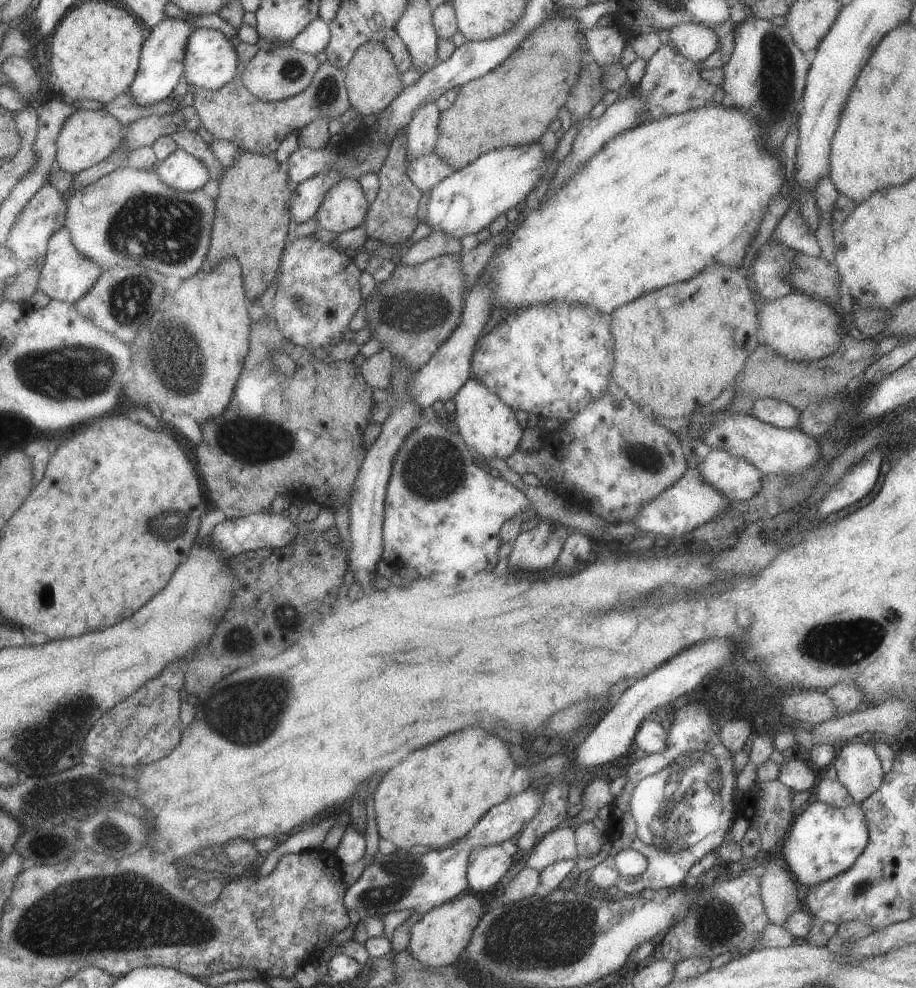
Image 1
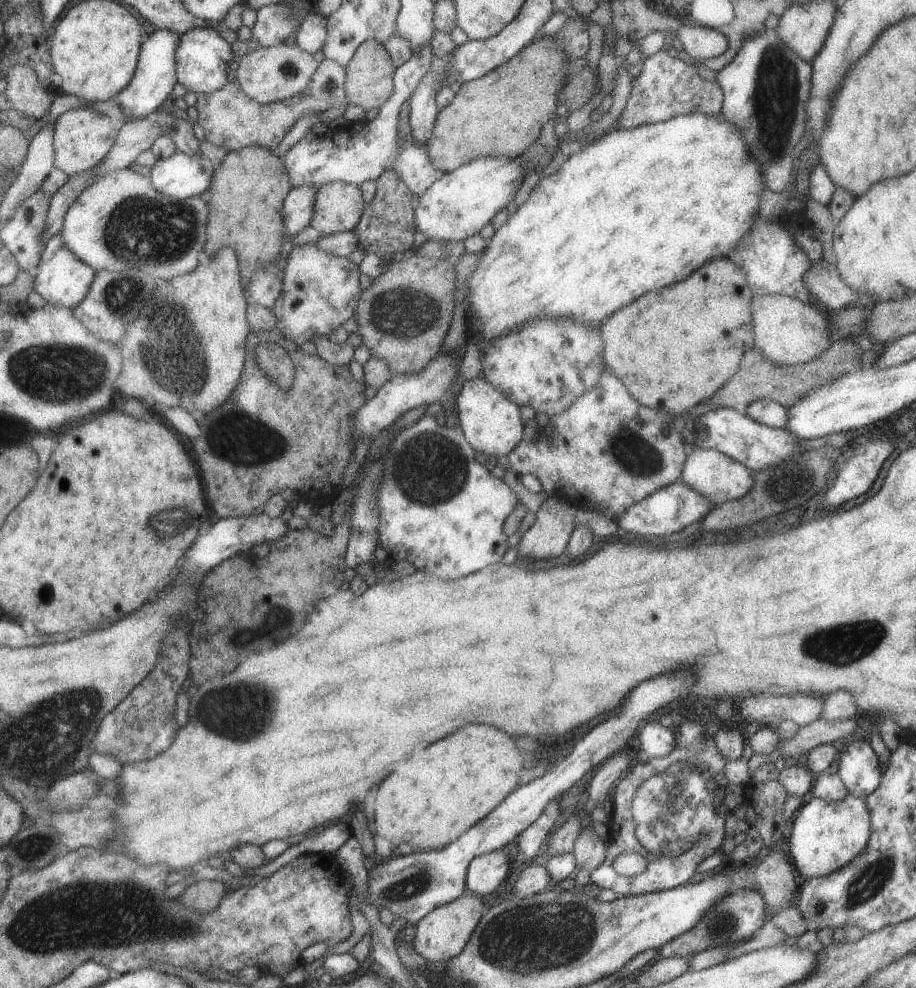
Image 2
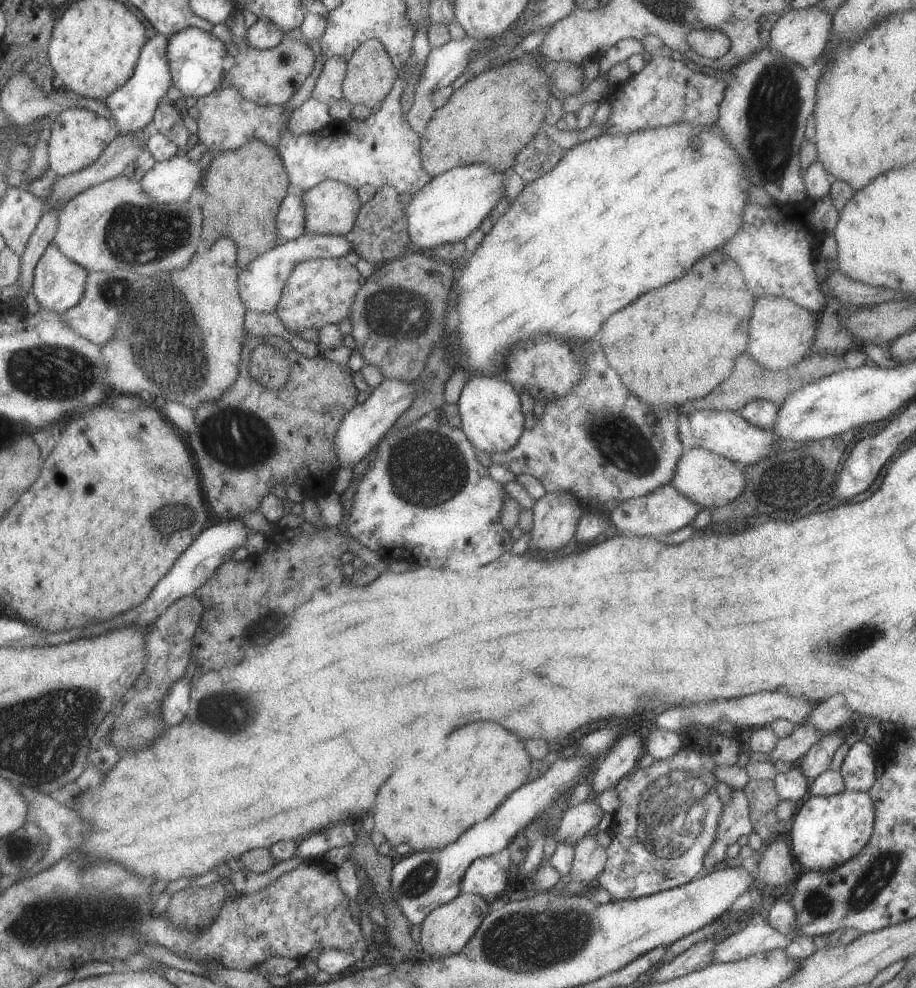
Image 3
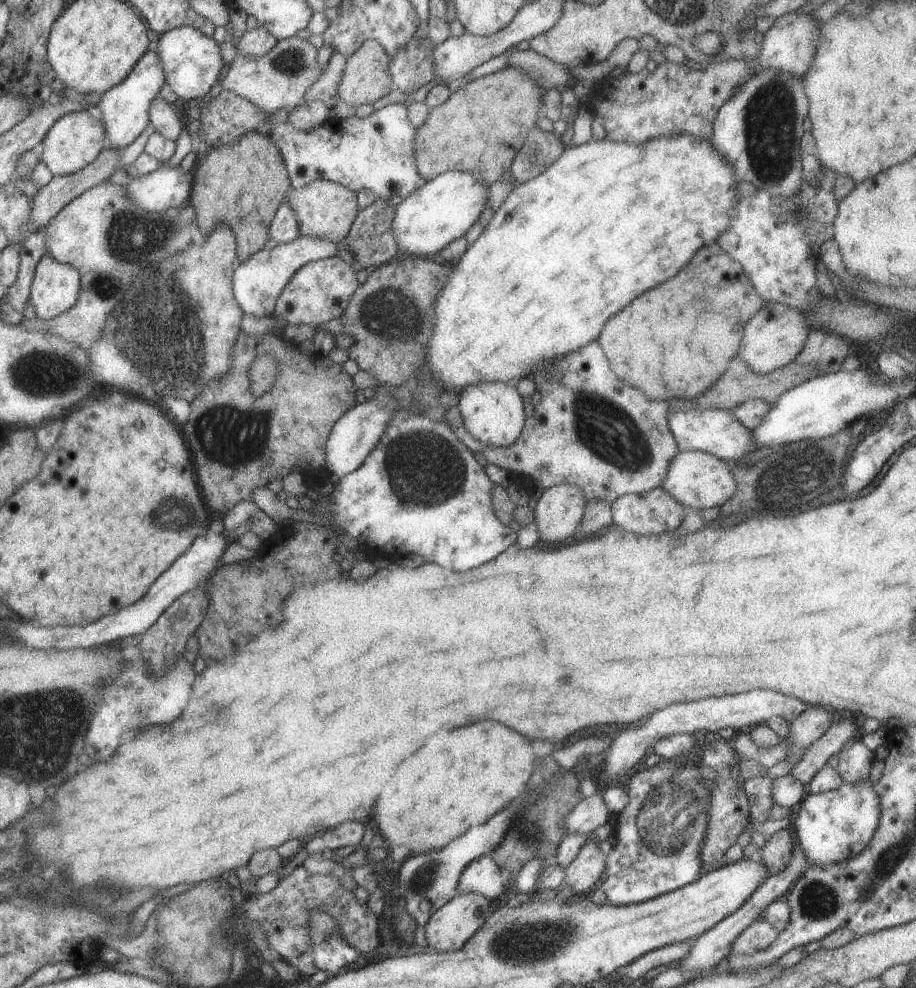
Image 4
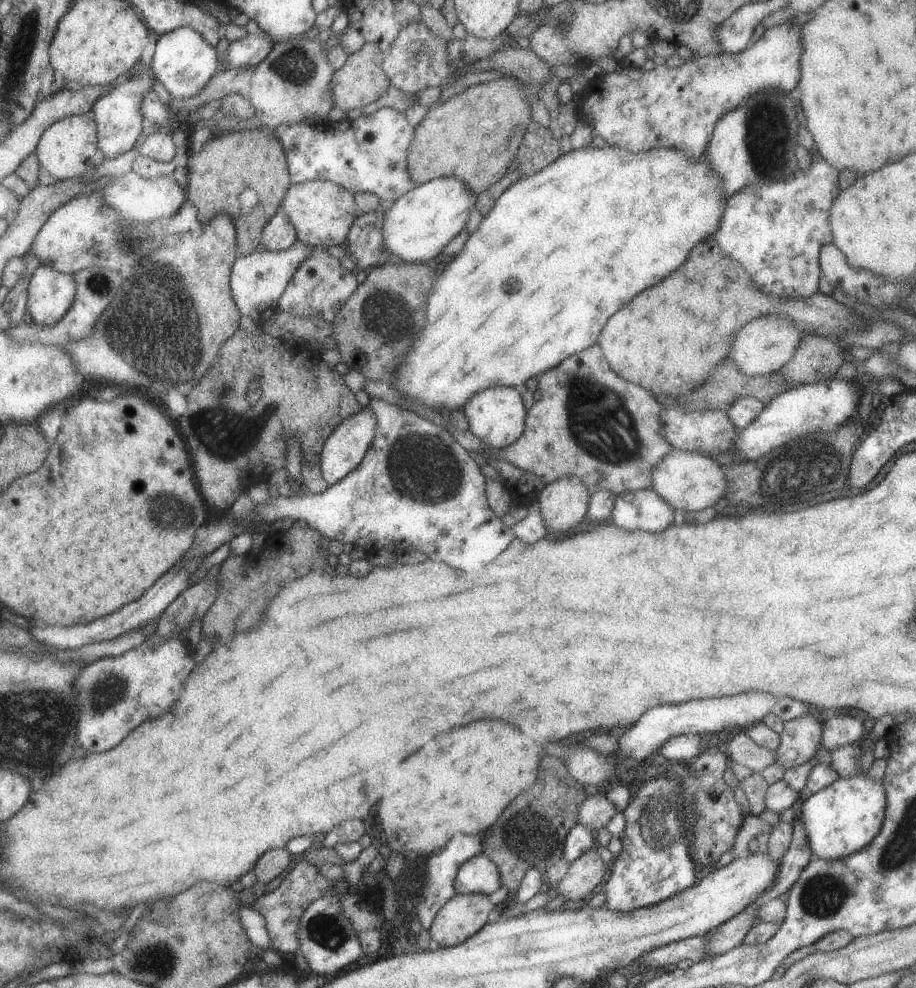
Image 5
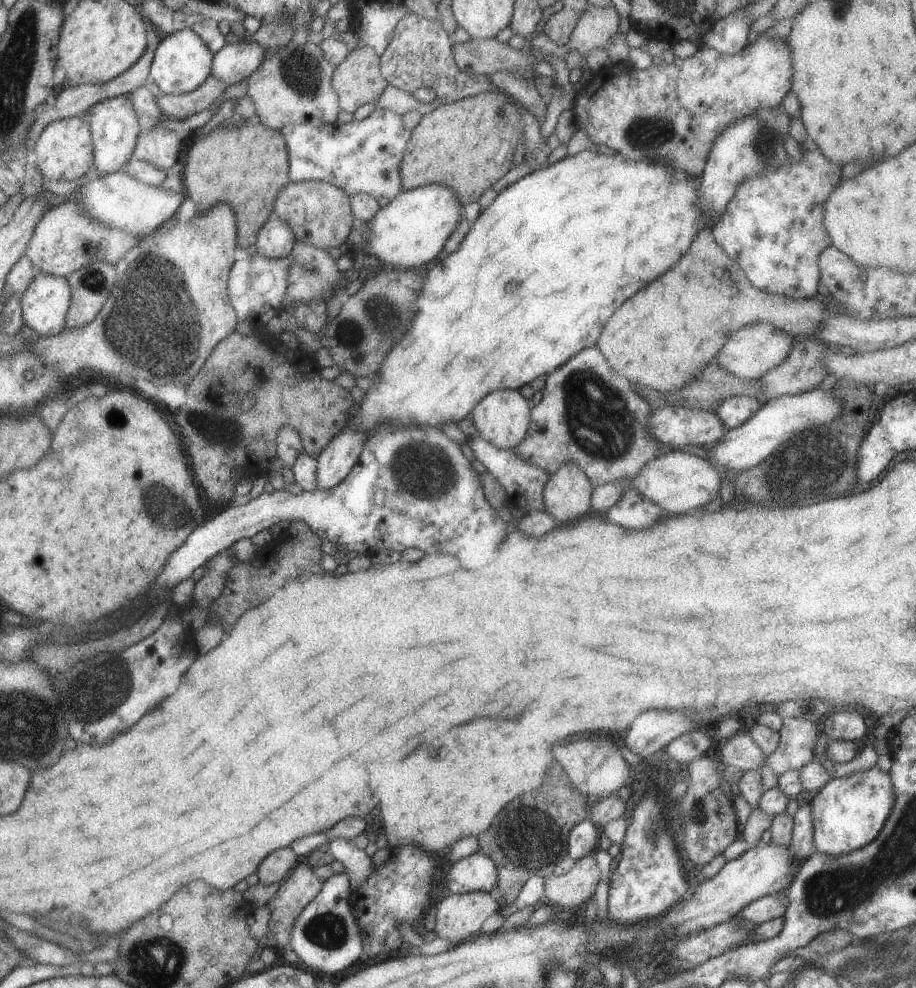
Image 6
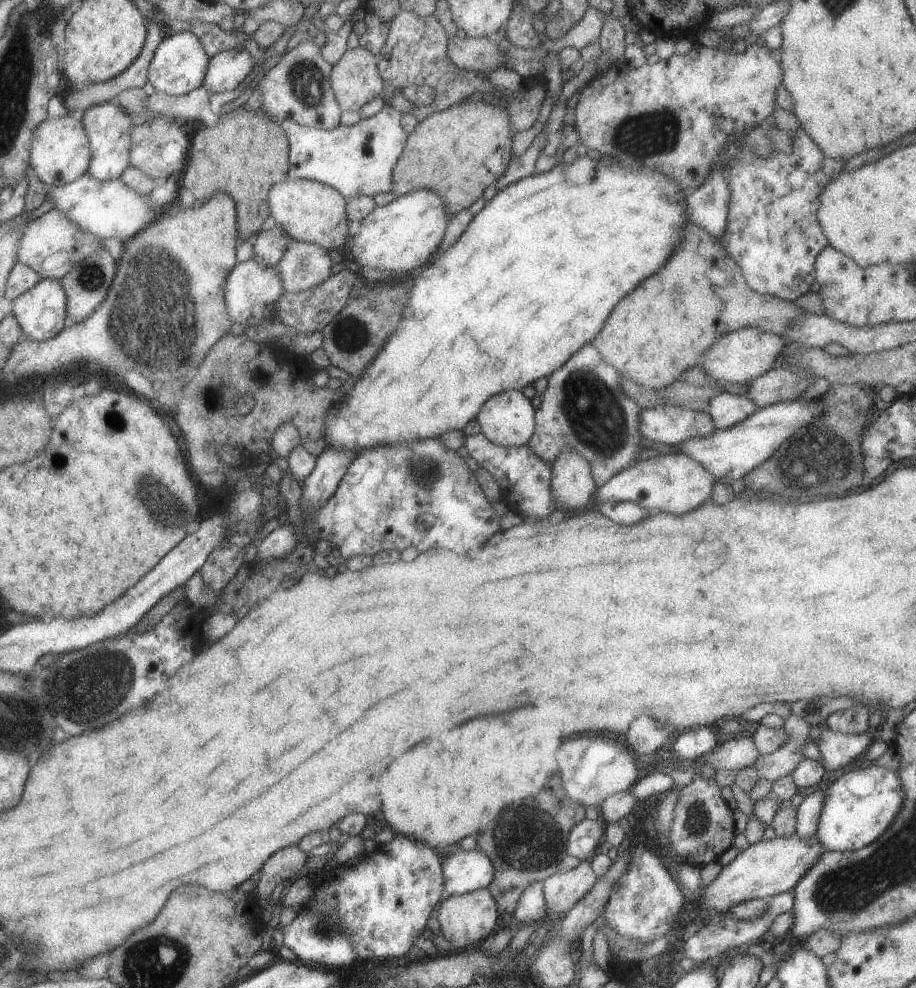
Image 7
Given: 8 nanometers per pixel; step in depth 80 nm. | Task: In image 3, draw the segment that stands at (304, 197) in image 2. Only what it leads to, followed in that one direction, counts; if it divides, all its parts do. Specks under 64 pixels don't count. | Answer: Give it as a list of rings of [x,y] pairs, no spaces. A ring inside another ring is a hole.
[[[288,194],[281,201],[276,214],[276,231],[283,241],[296,239],[304,232],[302,194]]]

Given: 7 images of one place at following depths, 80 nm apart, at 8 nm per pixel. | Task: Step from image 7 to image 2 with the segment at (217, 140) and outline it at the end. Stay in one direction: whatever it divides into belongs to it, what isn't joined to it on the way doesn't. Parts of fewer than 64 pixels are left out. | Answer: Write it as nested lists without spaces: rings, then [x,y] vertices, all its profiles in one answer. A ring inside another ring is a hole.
[[[260,146],[243,147],[236,151],[229,151],[220,162],[220,168],[212,174],[212,182],[207,188],[211,196],[206,202],[208,221],[205,254],[211,258],[220,248],[233,249],[236,252],[243,287],[250,282],[256,271],[261,271],[279,256],[279,248],[281,248],[282,240],[285,237],[282,202],[290,187],[290,178],[282,159],[275,156],[275,153],[269,149]]]

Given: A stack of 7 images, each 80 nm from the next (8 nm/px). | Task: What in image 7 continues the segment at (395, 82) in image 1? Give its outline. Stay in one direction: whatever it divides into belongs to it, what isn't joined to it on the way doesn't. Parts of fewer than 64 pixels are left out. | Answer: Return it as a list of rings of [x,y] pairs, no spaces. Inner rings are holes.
[[[360,45],[357,48],[345,50],[341,58],[332,65],[329,84],[337,105],[342,112],[359,112],[364,104],[376,97],[381,97],[381,93],[385,87],[384,81],[379,76],[376,68],[375,56]]]

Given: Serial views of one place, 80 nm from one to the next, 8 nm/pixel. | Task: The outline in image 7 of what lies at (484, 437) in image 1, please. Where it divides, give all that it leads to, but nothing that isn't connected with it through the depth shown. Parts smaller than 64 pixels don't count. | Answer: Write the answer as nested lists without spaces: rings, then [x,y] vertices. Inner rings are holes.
[[[505,391],[481,404],[475,421],[483,434],[492,444],[508,448],[526,445],[535,426],[536,401],[528,400],[521,391]]]

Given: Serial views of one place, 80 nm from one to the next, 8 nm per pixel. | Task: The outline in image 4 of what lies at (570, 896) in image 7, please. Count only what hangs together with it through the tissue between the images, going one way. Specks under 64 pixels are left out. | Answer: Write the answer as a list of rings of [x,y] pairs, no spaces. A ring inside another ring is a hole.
[[[589,835],[575,858],[564,869],[564,881],[571,887],[573,897],[586,896],[599,885],[603,870],[604,854],[597,847],[597,840]]]

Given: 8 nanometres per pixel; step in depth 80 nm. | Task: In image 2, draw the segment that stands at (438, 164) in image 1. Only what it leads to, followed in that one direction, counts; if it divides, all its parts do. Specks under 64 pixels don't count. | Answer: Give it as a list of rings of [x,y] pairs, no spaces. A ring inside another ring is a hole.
[[[425,45],[413,51],[406,63],[396,67],[392,80],[393,92],[380,106],[379,113],[373,120],[336,123],[331,125],[320,139],[307,140],[303,137],[290,146],[282,157],[282,163],[290,178],[290,186],[315,185],[320,187],[331,181],[343,181],[359,187],[366,180],[375,182],[383,169],[391,167],[412,194],[420,197],[433,182],[443,176],[444,172],[432,165],[423,145],[417,145],[413,140],[404,142],[404,144],[400,144],[402,140],[395,140],[397,114],[399,114],[401,103],[411,96],[420,80],[429,72],[432,55],[430,46]]]

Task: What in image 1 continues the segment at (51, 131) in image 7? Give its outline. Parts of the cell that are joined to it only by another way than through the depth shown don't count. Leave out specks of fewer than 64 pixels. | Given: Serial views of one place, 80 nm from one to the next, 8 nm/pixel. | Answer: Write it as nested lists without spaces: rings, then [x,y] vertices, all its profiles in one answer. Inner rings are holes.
[[[75,109],[62,123],[56,138],[56,161],[62,171],[74,175],[107,158],[123,138],[123,126],[106,109]]]

